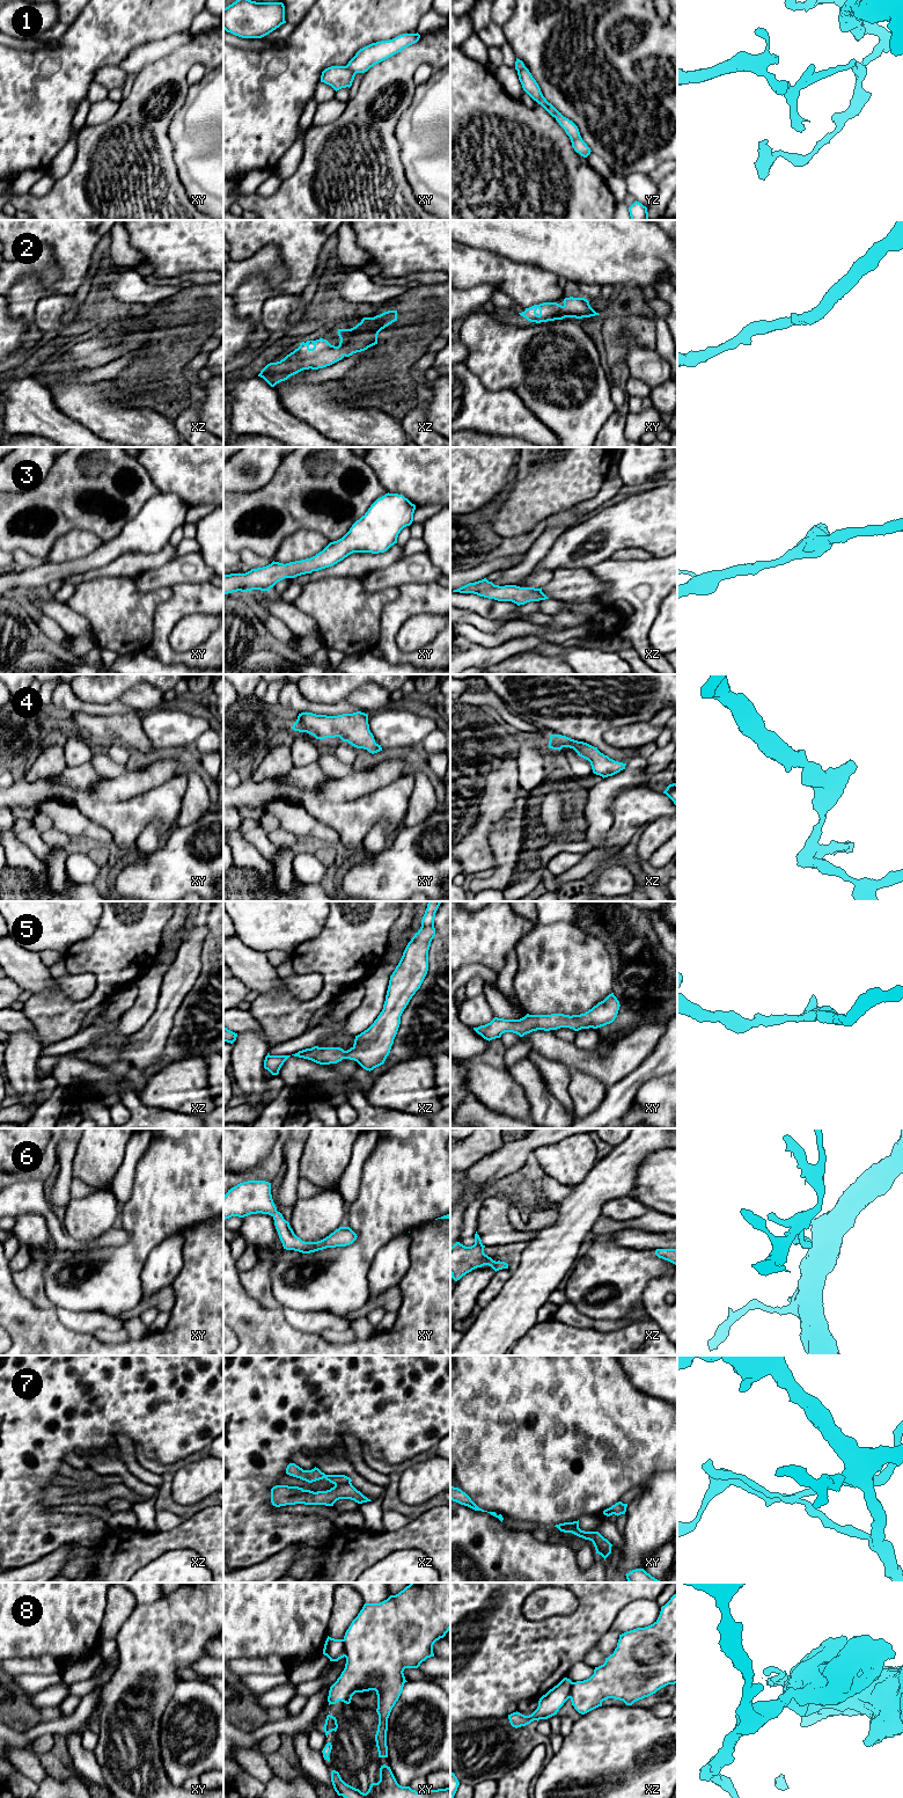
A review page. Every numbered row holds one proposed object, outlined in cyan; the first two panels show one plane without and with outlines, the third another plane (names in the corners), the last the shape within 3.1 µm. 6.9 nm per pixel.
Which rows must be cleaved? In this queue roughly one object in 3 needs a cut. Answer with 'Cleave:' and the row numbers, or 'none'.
Cleave: 1, 7, 8

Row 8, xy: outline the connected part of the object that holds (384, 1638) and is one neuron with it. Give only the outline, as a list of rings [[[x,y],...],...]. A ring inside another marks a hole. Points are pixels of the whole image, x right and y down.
[[[411,1583],[396,1595],[390,1595],[380,1603],[365,1603],[358,1616],[352,1621],[344,1636],[345,1668],[337,1681],[330,1687],[328,1702],[336,1704],[342,1701],[351,1703],[355,1693],[375,1690],[377,1695],[379,1725],[375,1734],[379,1757],[388,1757],[387,1731],[388,1718],[398,1701],[404,1683],[405,1668],[418,1668],[427,1658],[434,1657],[433,1645],[450,1630],[450,1583]]]

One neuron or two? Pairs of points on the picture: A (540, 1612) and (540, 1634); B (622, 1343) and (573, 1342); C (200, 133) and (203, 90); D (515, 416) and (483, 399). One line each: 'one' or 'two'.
A: two
B: one
C: one
D: one

